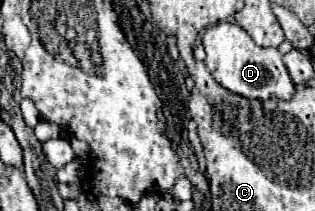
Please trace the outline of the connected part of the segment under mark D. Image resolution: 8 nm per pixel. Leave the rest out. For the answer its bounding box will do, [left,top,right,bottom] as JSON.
[202,23,294,99]

